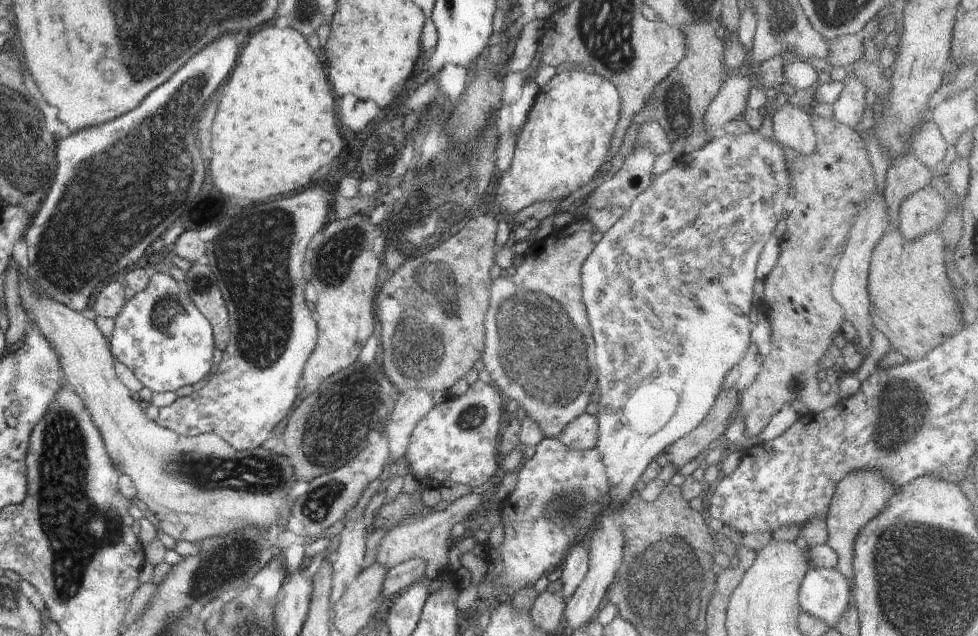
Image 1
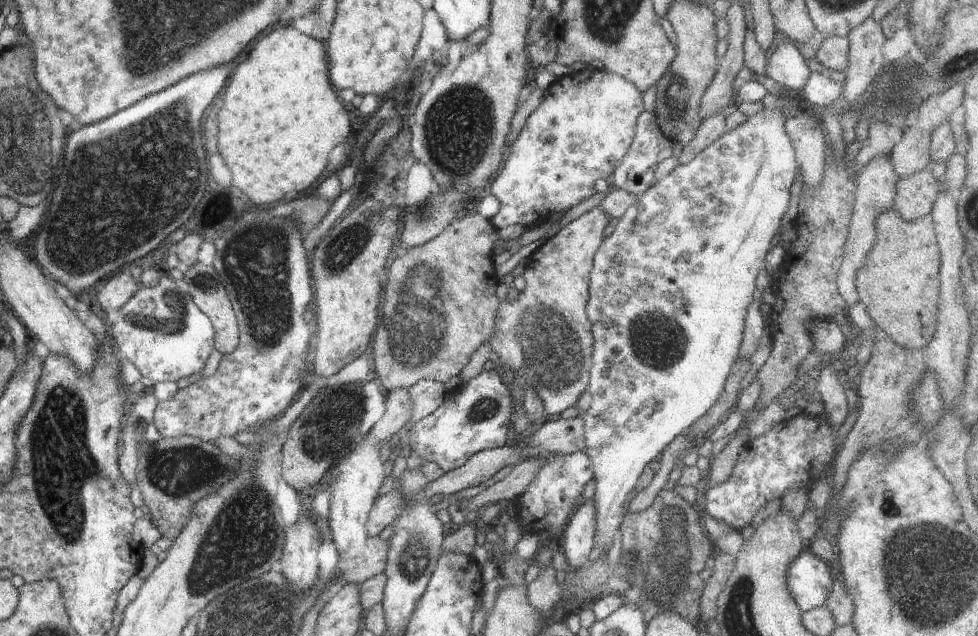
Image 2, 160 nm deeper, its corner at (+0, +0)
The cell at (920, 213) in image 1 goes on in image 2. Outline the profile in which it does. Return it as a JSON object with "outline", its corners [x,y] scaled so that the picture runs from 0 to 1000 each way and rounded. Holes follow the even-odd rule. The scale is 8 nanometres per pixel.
{"outline":[[[951,266],[919,280],[915,291],[914,327],[924,346],[935,346],[953,335],[961,283],[955,283]]]}

